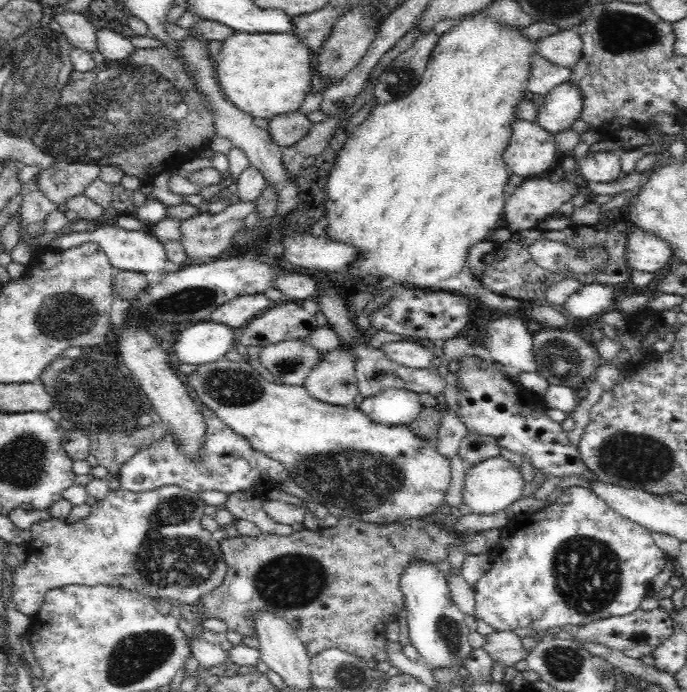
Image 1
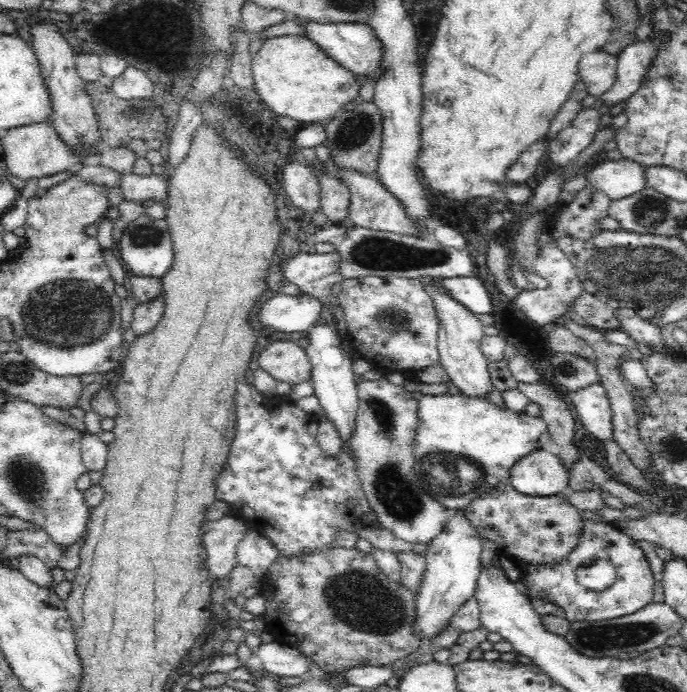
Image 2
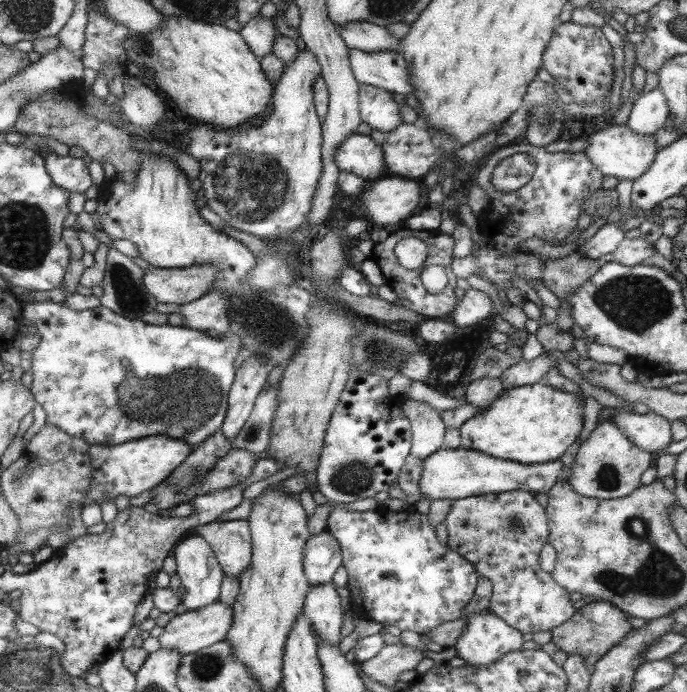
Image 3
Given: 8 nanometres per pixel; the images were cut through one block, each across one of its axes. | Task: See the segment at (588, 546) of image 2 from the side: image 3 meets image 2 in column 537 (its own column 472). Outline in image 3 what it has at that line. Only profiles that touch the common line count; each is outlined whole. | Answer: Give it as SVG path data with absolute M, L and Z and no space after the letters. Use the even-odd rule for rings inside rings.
M335 503L324 520L325 530L335 537L340 547L352 607L382 626L395 626L401 632L408 630L419 636L434 631L443 623L463 617L466 604L473 598L478 572L469 561L437 540L435 528L427 514L419 513L411 505L405 505L400 511L382 506L374 511L352 511L346 505Z

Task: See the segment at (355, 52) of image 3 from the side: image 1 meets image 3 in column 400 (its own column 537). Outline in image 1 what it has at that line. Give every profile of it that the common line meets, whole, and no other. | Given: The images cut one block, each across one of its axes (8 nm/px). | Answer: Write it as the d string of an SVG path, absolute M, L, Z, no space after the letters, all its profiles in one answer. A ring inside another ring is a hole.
M540 54L531 58L531 66L532 72L526 82L526 88L534 95L548 95L556 86L571 81L572 70L561 68Z

